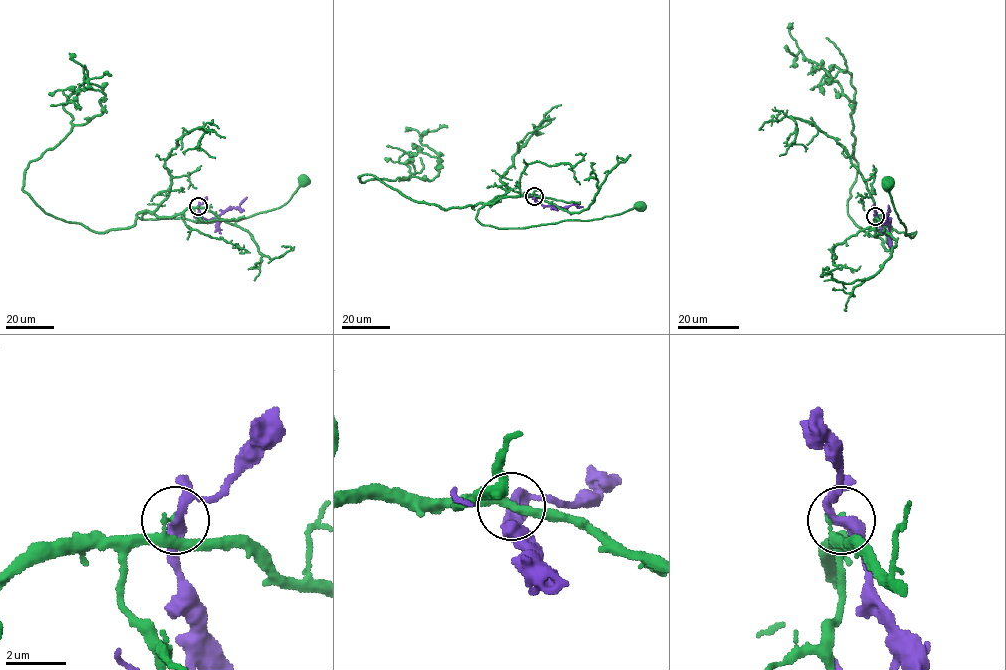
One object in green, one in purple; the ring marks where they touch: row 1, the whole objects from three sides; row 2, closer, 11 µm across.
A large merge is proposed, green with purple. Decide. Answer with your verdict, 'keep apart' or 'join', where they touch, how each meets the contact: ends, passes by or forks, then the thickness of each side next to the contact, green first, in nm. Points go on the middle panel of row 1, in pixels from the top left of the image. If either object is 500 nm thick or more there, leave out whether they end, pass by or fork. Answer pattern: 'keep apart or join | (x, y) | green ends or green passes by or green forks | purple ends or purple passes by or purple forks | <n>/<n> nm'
keep apart | (534, 196) | green ends | purple forks | 140/320 nm

